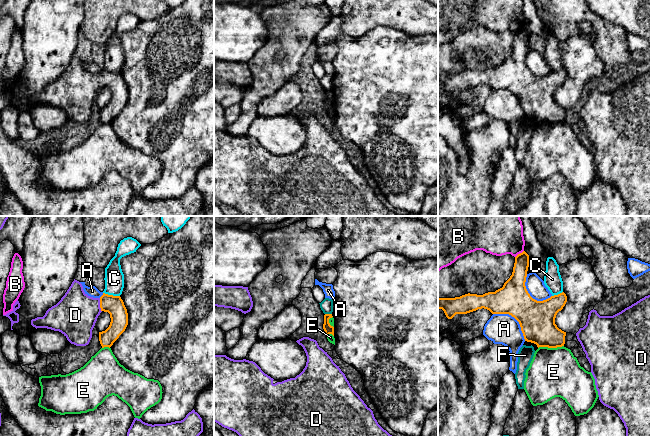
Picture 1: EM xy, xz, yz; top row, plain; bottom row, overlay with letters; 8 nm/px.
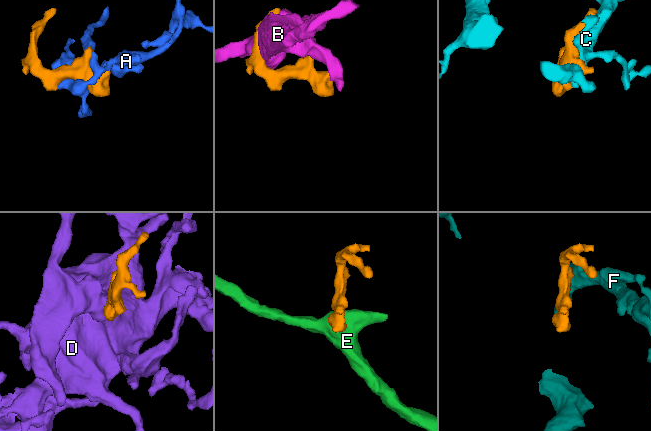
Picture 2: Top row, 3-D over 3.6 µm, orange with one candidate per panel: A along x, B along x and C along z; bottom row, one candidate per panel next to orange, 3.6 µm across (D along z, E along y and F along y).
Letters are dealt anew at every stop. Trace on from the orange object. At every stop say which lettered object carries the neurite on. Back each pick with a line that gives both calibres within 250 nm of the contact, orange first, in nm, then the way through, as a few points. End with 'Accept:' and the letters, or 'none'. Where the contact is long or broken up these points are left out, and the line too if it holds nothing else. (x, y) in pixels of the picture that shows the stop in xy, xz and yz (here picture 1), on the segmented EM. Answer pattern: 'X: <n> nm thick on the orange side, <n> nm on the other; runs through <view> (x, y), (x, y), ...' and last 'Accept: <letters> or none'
D: 160 nm thick on the orange side, 340 nm on the other; runs through xy (114, 305), (100, 305), (80, 311), (75, 315)
Accept: D

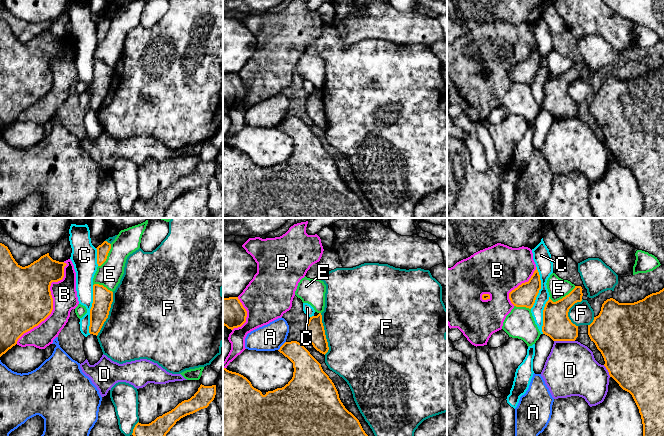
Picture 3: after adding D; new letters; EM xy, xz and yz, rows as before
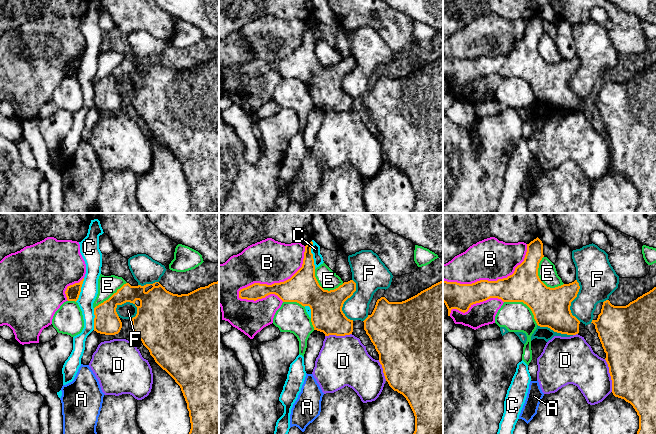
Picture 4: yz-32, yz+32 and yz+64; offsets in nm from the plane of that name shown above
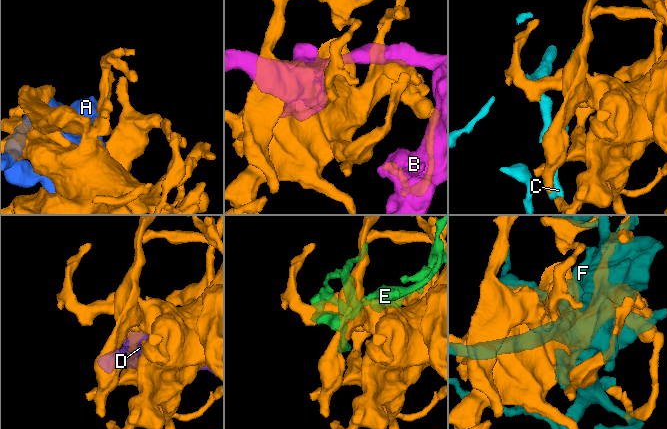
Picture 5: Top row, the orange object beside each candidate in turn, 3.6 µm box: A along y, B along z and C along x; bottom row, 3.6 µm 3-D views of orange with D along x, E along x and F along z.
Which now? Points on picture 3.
Accept: none

